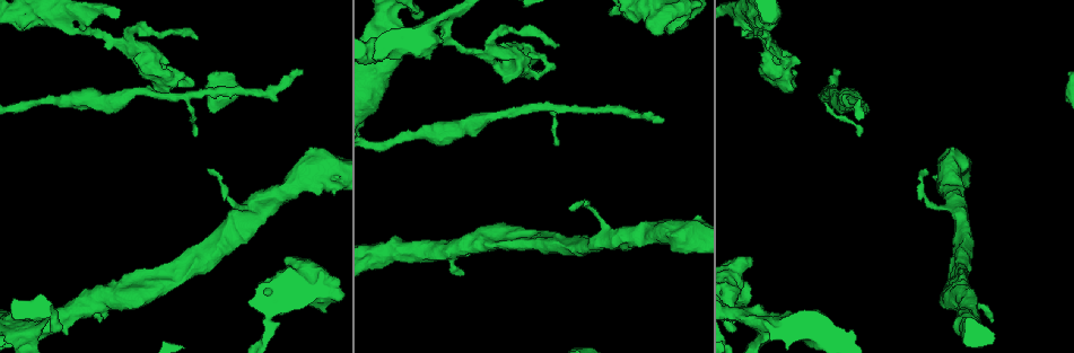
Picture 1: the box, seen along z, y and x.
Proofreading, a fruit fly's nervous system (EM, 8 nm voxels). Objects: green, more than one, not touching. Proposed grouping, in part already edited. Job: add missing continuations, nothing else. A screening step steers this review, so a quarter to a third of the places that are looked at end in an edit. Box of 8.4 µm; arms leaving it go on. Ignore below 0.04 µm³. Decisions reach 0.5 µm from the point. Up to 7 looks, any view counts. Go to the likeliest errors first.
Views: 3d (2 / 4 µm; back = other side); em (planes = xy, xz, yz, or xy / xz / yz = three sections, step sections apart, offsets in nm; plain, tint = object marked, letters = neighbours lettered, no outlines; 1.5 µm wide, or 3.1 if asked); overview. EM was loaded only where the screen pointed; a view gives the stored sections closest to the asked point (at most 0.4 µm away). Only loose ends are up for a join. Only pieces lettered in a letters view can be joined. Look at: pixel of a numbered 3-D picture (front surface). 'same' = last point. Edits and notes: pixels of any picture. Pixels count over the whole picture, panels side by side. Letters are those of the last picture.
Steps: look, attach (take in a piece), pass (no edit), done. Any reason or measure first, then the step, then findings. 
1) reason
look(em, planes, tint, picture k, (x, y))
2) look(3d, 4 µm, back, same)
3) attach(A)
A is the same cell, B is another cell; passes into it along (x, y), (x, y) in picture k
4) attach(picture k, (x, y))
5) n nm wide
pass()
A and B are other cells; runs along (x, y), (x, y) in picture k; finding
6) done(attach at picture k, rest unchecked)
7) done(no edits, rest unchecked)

an open end
look(3d, 2 µm, picture 1, (300, 71))

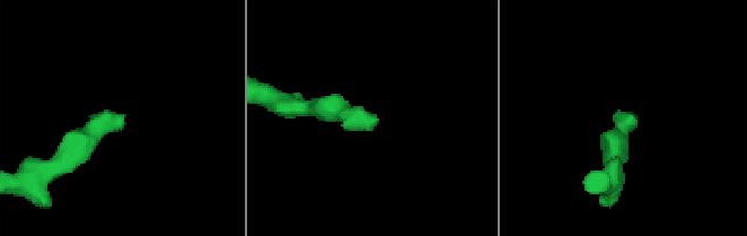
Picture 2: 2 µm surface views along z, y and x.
look(em, xz, step 8, tint, picture 2, (633, 117))

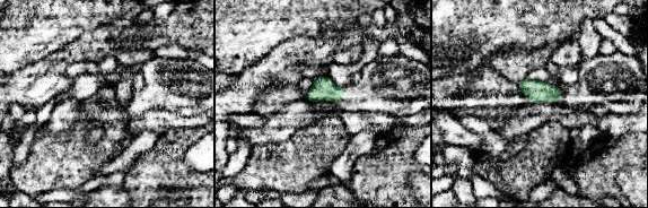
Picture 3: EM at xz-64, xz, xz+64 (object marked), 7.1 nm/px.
another direction
look(em, planes, letters, same)

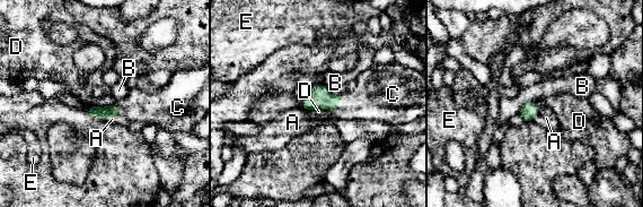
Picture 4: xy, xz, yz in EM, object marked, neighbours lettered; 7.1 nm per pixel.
attach(C)
C is the same cell, A, B, D and E are other cells; passes into it along (318, 96), (337, 104), (371, 100) in picture 4; it goes on there

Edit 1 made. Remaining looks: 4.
an open end
look(3d, 2 µm, picture 1, (556, 45))

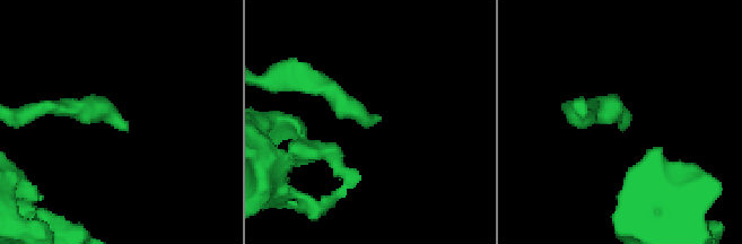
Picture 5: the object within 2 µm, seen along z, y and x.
look(em, planes, tint, picture 5, (623, 130))

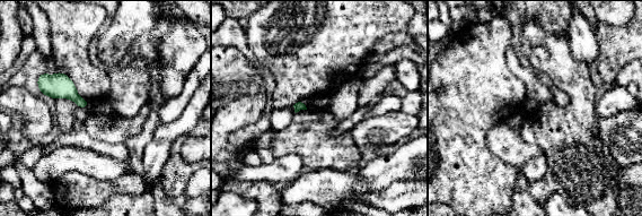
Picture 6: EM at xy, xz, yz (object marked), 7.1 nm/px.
see the neighbours
look(em, planes, letters, same)

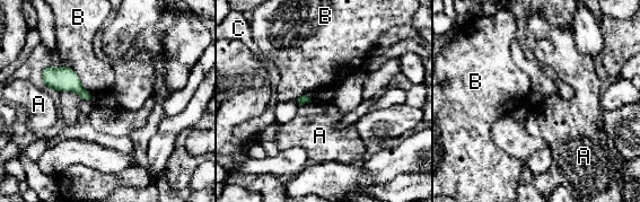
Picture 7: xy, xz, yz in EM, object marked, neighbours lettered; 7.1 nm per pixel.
B touches over 240 nm
pass()
A, B and C are other cells; border along (71, 68), (81, 86), (93, 94) in picture 7; none of them fits

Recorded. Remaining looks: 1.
done(attach at picture 4, rest unchecked)

